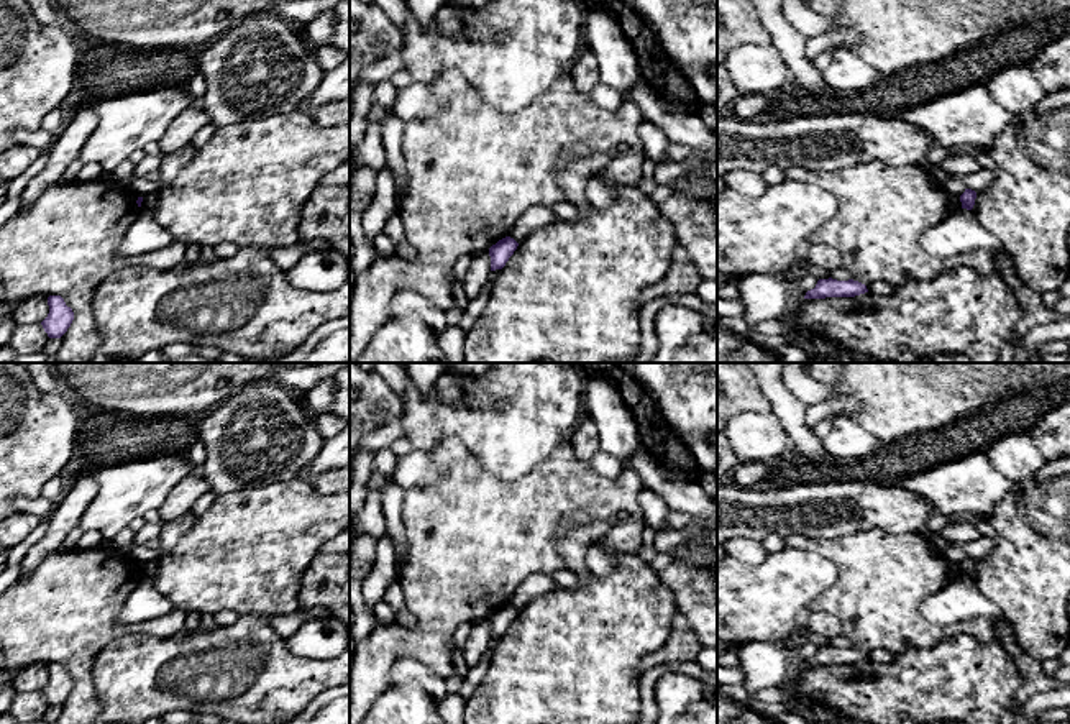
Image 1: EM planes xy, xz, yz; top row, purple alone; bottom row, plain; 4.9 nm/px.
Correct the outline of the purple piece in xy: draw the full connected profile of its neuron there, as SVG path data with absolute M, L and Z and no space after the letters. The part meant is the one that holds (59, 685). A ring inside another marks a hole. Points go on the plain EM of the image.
M61 663L48 665L49 681L41 690L49 706L61 706L74 688L74 680L66 673Z

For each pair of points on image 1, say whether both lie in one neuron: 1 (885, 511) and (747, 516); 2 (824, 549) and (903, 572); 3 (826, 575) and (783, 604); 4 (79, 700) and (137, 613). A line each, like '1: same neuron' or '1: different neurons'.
1: same neuron
2: same neuron
3: same neuron
4: different neurons

